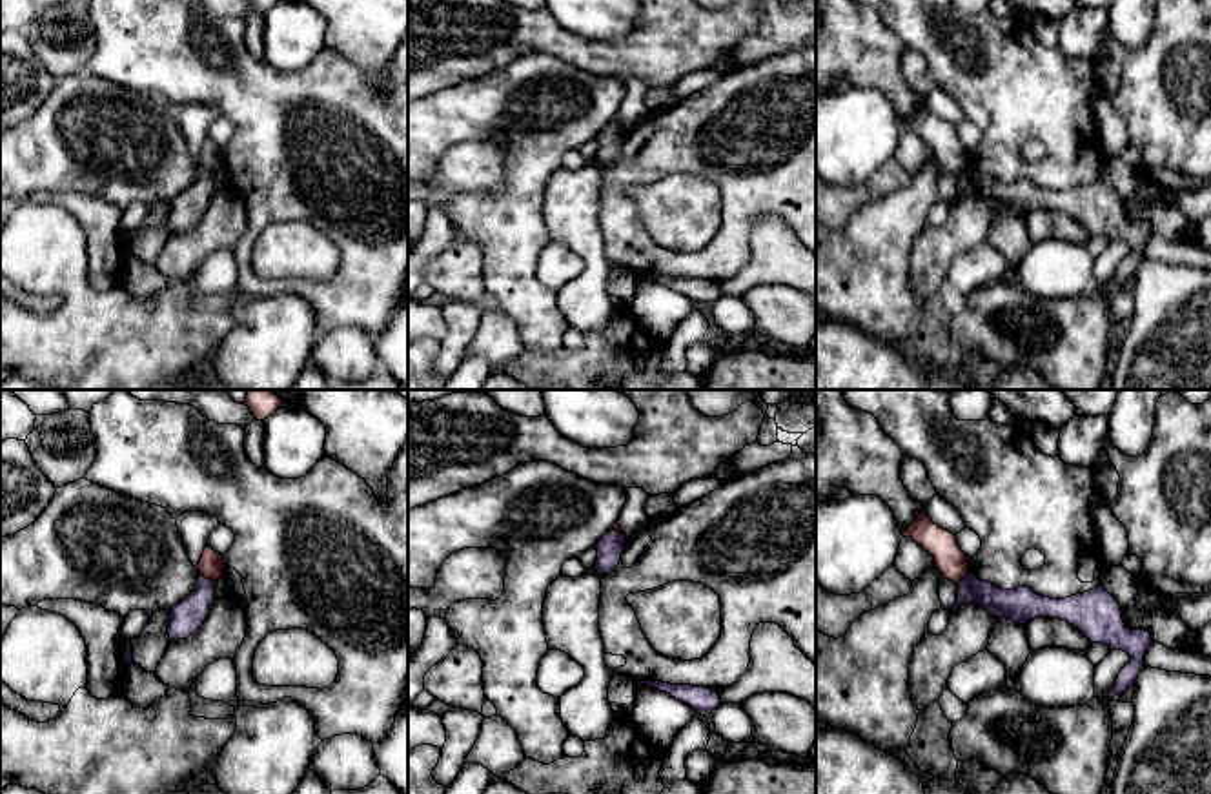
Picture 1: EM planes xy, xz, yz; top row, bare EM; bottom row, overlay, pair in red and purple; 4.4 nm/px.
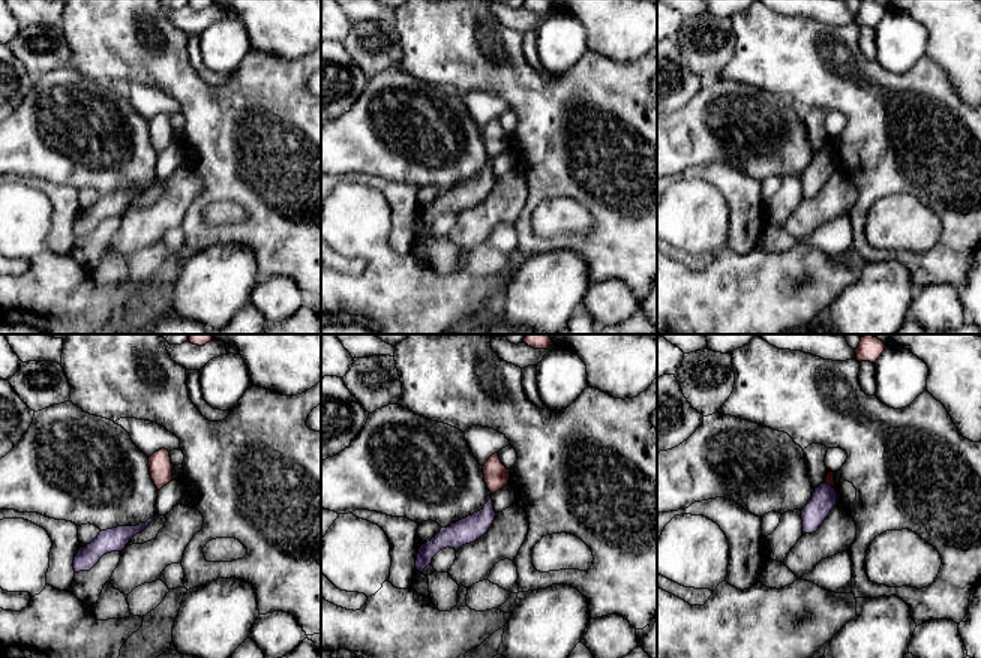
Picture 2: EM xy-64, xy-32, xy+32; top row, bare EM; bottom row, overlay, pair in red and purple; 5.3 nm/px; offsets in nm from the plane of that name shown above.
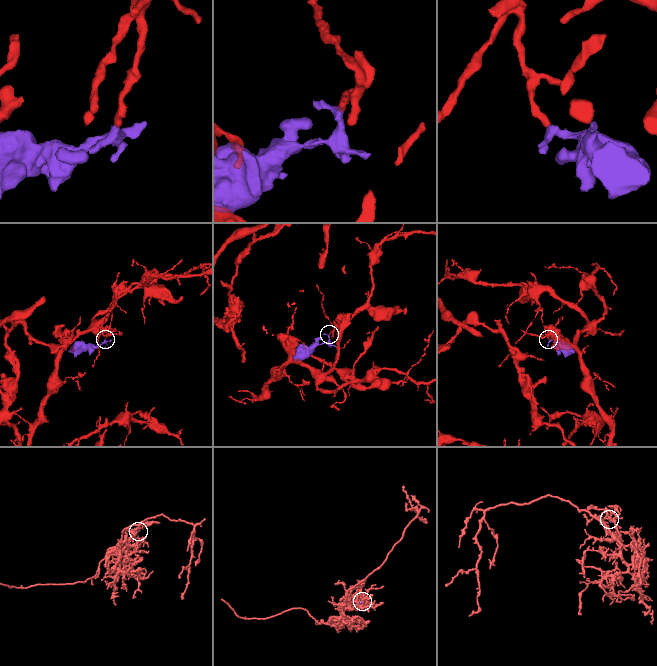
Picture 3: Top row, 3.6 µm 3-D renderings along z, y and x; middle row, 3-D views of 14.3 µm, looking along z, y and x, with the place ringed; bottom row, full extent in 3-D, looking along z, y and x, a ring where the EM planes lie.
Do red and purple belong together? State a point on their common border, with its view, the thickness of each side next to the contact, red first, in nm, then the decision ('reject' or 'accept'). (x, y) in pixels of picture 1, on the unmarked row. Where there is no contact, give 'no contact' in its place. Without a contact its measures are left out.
contact xy (206, 168); calibres 110 and 140 nm; reject

